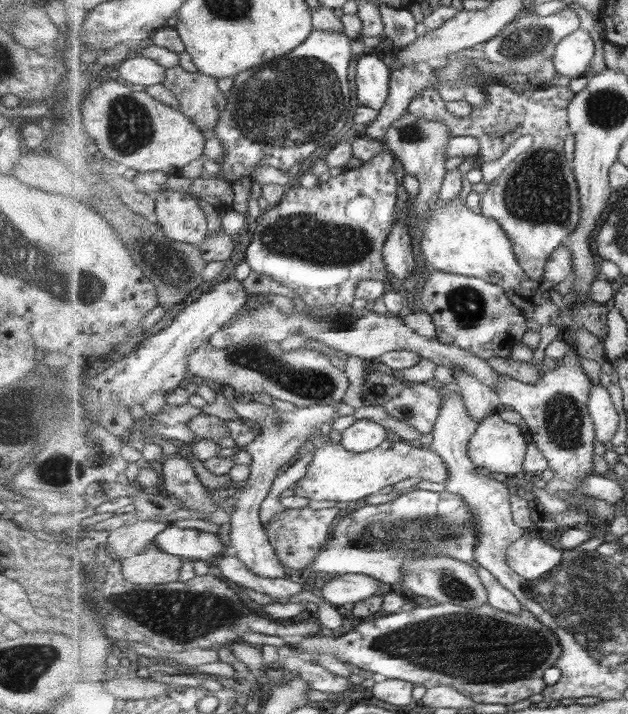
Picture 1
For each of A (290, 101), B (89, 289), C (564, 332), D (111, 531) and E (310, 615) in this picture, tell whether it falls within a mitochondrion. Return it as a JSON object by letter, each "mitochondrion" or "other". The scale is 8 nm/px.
{"A":"mitochondrion","B":"mitochondrion","C":"other","D":"other","E":"other"}

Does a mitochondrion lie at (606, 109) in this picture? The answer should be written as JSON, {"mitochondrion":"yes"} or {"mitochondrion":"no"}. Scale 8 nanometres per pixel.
{"mitochondrion":"yes"}

